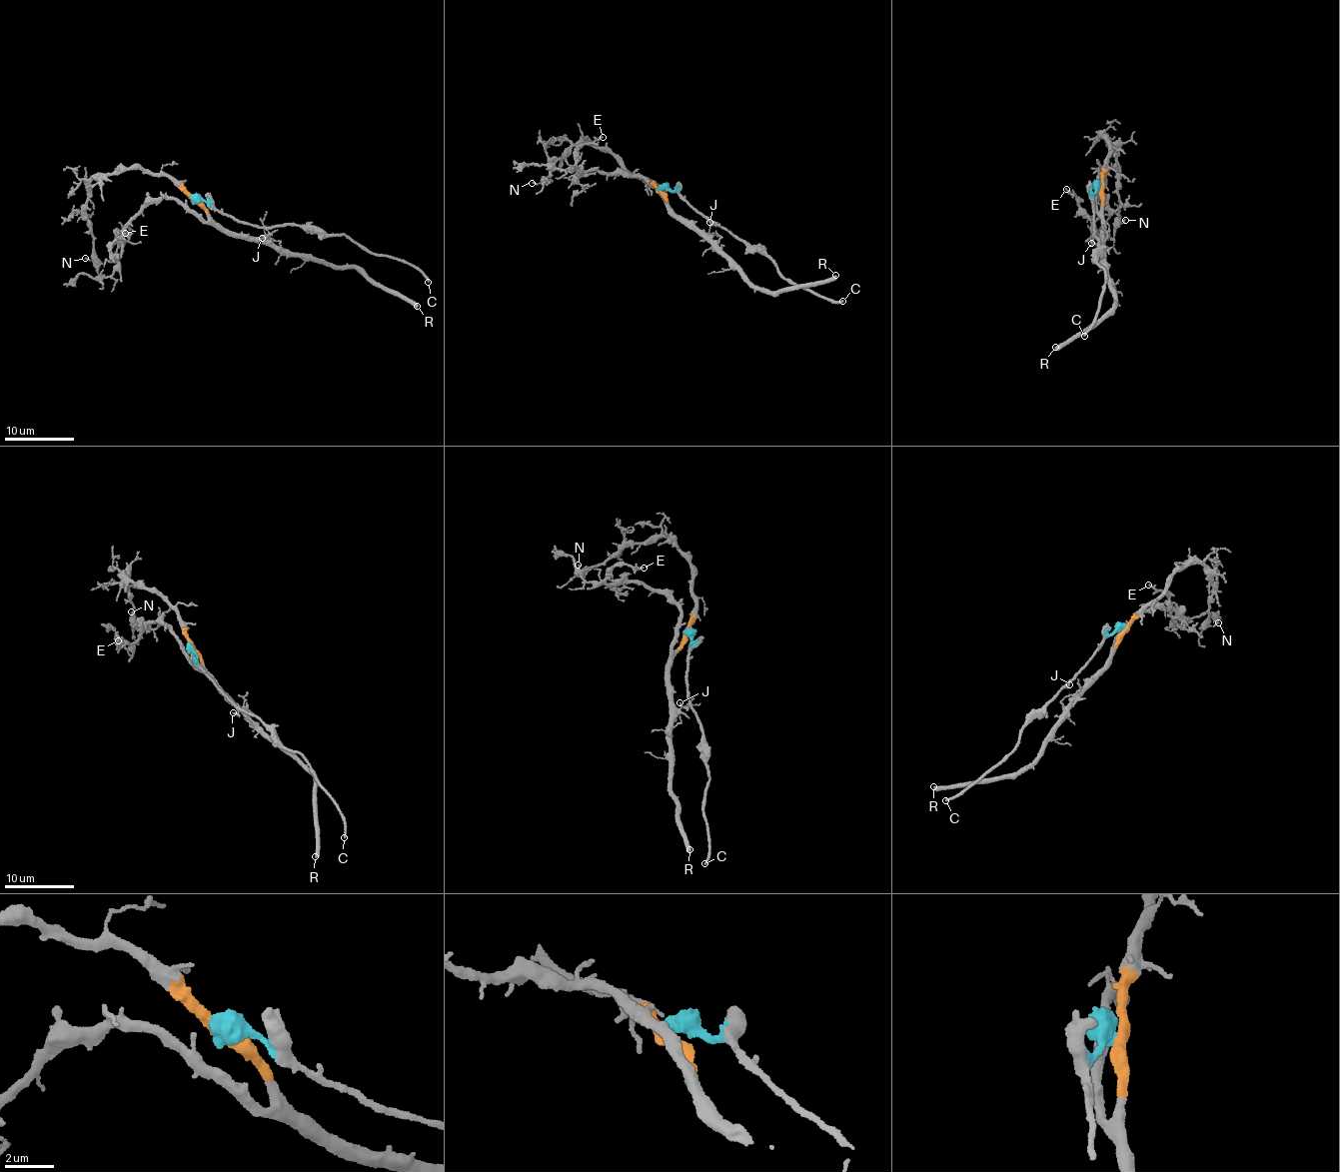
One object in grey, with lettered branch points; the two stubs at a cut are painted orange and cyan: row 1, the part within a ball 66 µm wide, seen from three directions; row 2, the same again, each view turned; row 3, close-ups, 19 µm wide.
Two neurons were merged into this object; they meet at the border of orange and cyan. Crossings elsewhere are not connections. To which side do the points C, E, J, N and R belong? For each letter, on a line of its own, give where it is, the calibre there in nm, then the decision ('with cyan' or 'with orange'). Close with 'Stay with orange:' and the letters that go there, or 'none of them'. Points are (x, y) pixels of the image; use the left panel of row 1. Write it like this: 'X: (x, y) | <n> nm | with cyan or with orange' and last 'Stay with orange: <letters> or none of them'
C: (428, 282) | 240 nm | with cyan
E: (125, 233) | 130 nm | with orange
J: (262, 238) | 120 nm | with cyan
N: (85, 258) | 140 nm | with orange
R: (417, 306) | 400 nm | with orange
Stay with orange: E, N, R

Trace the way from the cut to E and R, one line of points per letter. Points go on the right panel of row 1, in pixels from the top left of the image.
E: (1101, 187), (1100, 212), (1095, 200), (1098, 179), (1103, 174), (1102, 213), (1095, 219), (1089, 218), (1065, 189)
R: (1101, 187), (1103, 200), (1100, 247), (1114, 300), (1113, 309), (1089, 329), (1054, 348)

